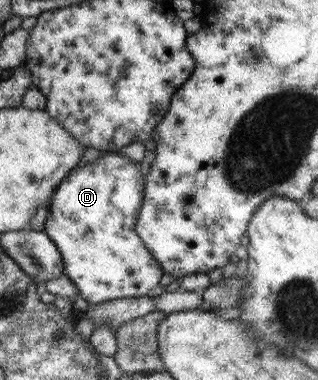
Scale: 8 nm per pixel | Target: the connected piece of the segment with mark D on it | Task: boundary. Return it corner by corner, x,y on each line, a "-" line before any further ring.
104,152
100,158
78,166
58,183
49,201
49,215
44,221
44,233
61,252
65,275
90,304
102,304
121,298
147,296
155,289
164,271
159,262
145,248
135,231
135,224
143,195
144,176
139,163
118,152

